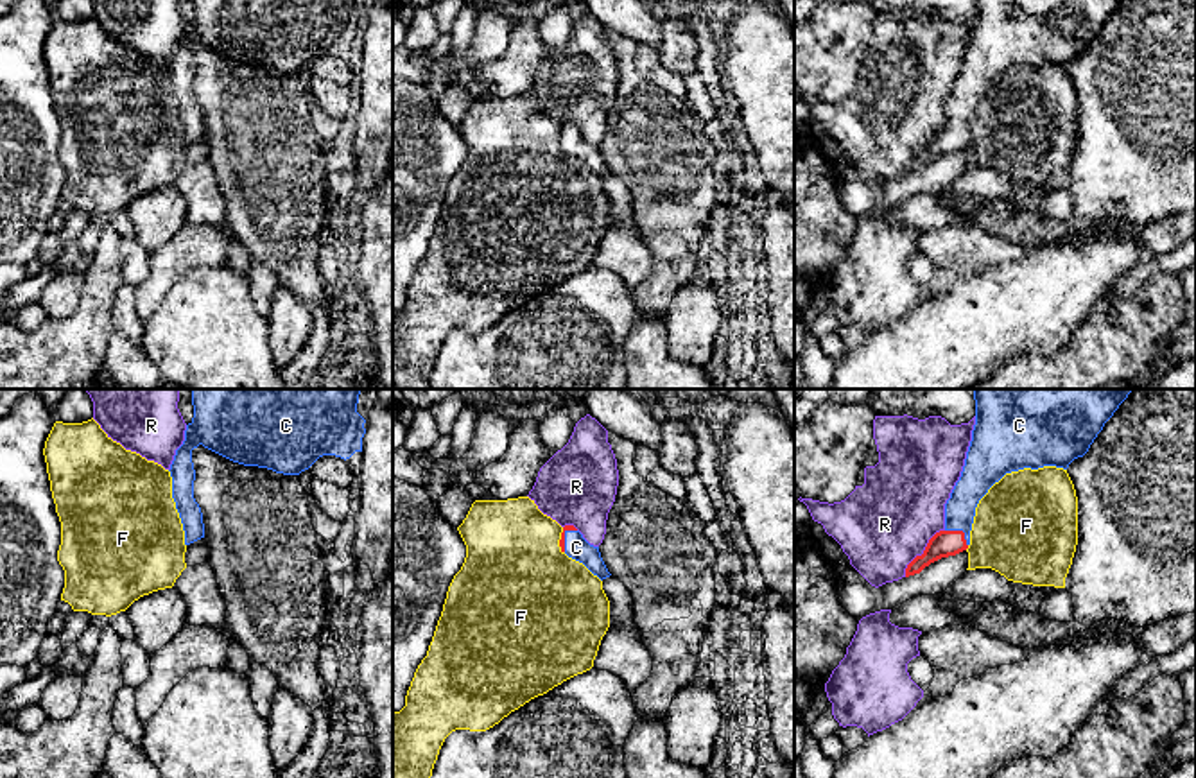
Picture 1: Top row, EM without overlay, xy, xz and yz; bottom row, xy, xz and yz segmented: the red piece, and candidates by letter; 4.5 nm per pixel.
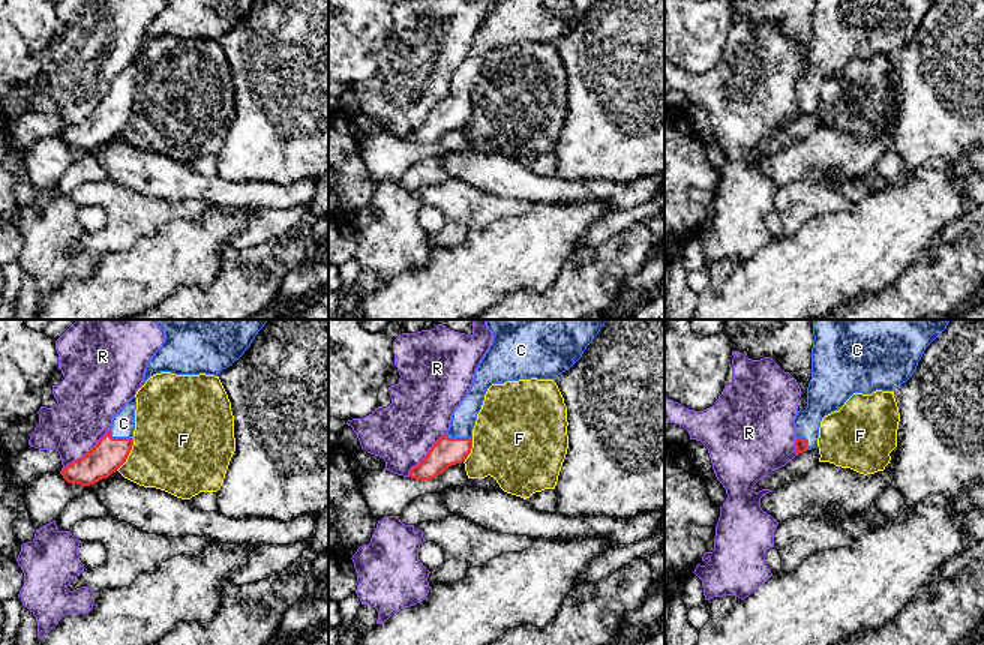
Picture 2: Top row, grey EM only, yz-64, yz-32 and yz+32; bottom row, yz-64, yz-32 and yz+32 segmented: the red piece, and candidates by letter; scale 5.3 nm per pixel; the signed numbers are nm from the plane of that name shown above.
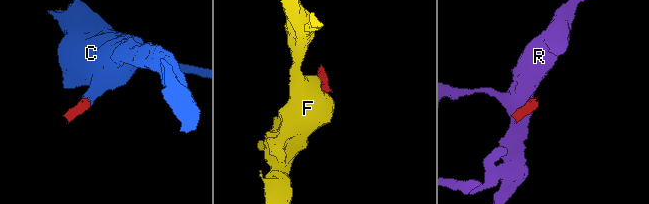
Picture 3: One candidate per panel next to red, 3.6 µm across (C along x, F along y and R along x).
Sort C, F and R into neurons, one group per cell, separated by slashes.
C / F / R

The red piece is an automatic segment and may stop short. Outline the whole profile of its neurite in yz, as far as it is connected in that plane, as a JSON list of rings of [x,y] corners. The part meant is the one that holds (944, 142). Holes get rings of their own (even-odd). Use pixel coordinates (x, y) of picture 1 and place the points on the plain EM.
[[[975,0],[975,23],[965,65],[945,102],[945,127],[936,131],[922,154],[906,167],[906,176],[920,172],[931,161],[968,147],[970,129],[979,99],[1006,72],[1024,66],[1038,68],[1069,63],[1083,56],[1105,22],[1122,0]]]

